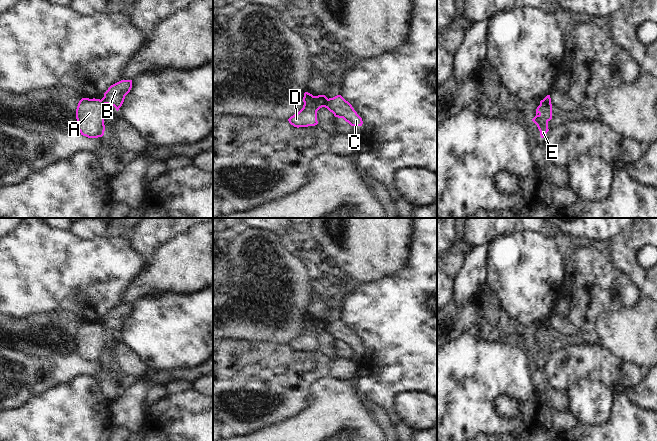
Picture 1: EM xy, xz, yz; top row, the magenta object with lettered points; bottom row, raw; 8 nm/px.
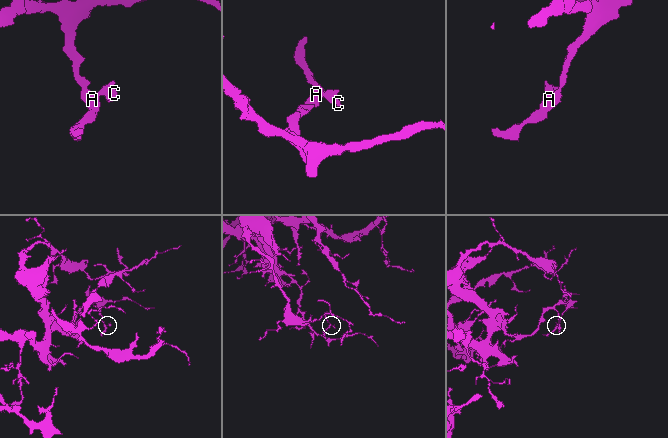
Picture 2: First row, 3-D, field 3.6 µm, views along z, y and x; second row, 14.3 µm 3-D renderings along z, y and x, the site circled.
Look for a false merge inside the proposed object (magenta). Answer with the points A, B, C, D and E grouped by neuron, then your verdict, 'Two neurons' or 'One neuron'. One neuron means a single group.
Groups: A D E / B C. Two neurons.

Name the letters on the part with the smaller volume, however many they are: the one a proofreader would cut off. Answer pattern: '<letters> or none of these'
B, C.

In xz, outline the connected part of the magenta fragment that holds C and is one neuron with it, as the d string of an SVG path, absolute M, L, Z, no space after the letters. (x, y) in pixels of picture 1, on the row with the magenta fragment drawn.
M341 95L329 98L324 107L332 112L335 117L343 118L351 126L362 126L363 124L362 118Z

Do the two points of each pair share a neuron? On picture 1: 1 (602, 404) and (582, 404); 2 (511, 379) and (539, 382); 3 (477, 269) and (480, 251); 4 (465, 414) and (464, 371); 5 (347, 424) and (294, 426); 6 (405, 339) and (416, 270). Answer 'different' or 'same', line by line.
1: same
2: different
3: same
4: same
5: same
6: same

